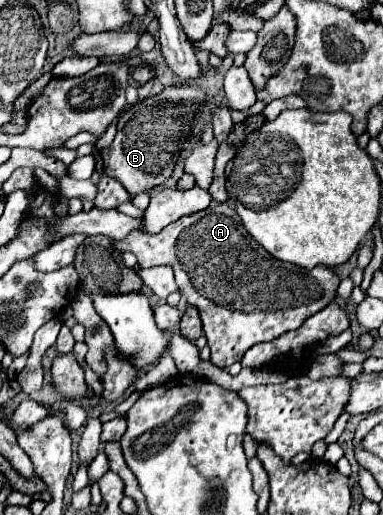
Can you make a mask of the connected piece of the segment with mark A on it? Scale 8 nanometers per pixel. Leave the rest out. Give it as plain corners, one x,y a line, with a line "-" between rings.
212,202
206,210
196,212
192,216
184,216
172,224
168,224
160,234
150,236
146,232
130,232
128,240
112,240
116,250
132,252
138,258
140,268
152,266
172,266
176,274
176,282
188,304
196,306
202,318
204,334
208,338
208,346
212,350
212,364
220,368
228,368
234,362
240,362
244,352
258,344
270,342
288,330
300,328
306,316
312,316
324,310
334,298
340,284
340,278
326,266
316,266
312,270
304,270
300,266
292,266
288,262
280,262
270,256
242,226
240,216
228,202

